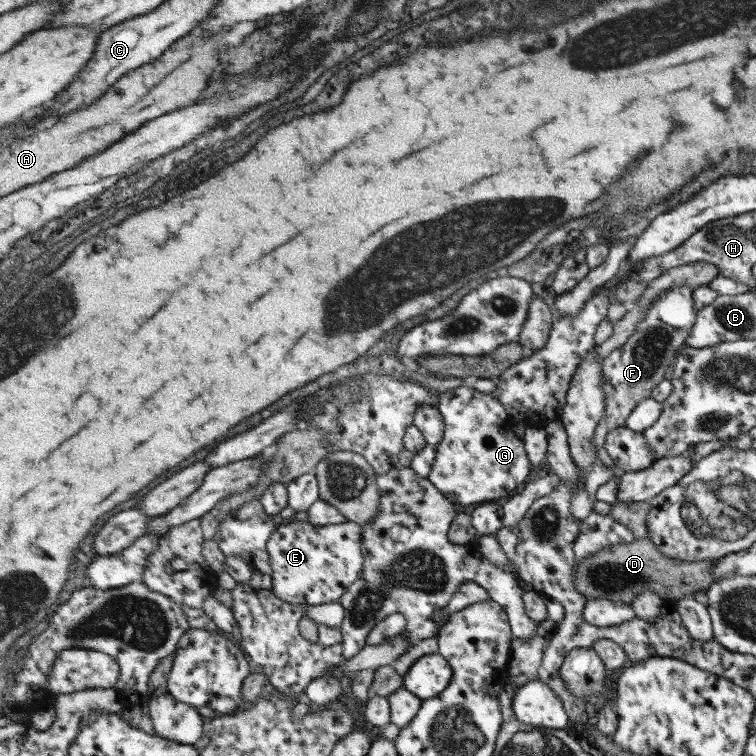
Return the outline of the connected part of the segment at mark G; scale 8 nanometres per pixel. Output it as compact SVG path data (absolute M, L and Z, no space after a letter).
M458 387L439 395L438 404L446 430L443 441L436 447L436 460L428 479L455 505L471 506L485 500L497 502L503 496L511 496L511 492L531 476L535 465L527 455L524 440L515 433L518 420L507 413L497 397L482 394L473 388Z

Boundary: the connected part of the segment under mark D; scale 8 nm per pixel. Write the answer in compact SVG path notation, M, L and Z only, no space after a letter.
M648 538L633 539L630 543L619 543L605 547L585 561L575 565L575 588L589 599L607 598L613 602L630 602L639 591L652 588L659 596L668 596L670 604L691 596L697 590L706 590L713 582L711 565L714 560L685 562L663 556Z

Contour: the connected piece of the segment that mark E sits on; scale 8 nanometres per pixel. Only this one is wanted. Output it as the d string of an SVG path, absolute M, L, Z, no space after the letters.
M291 522L281 525L268 544L273 572L273 594L293 604L329 604L338 602L347 589L362 576L366 563L363 533L358 523L313 525Z

